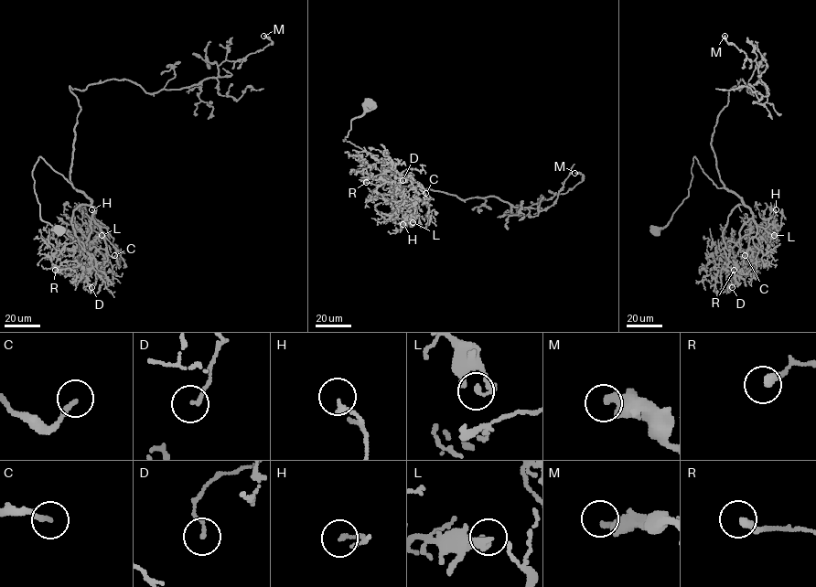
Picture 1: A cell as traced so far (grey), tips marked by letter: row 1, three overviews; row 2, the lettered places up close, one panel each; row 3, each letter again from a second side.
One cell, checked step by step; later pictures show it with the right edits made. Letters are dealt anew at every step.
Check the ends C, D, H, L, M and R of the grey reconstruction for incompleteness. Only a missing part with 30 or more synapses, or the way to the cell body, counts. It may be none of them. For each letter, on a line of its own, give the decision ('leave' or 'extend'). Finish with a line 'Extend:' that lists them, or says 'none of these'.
C: leave
D: leave
H: leave
L: leave
M: leave
R: leave
Extend: none of these

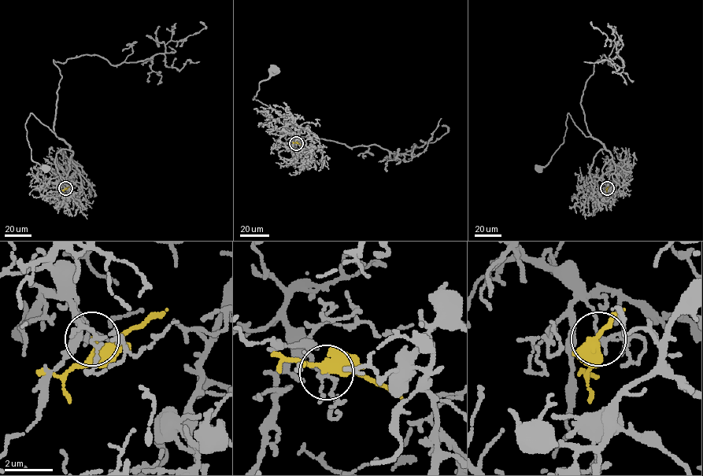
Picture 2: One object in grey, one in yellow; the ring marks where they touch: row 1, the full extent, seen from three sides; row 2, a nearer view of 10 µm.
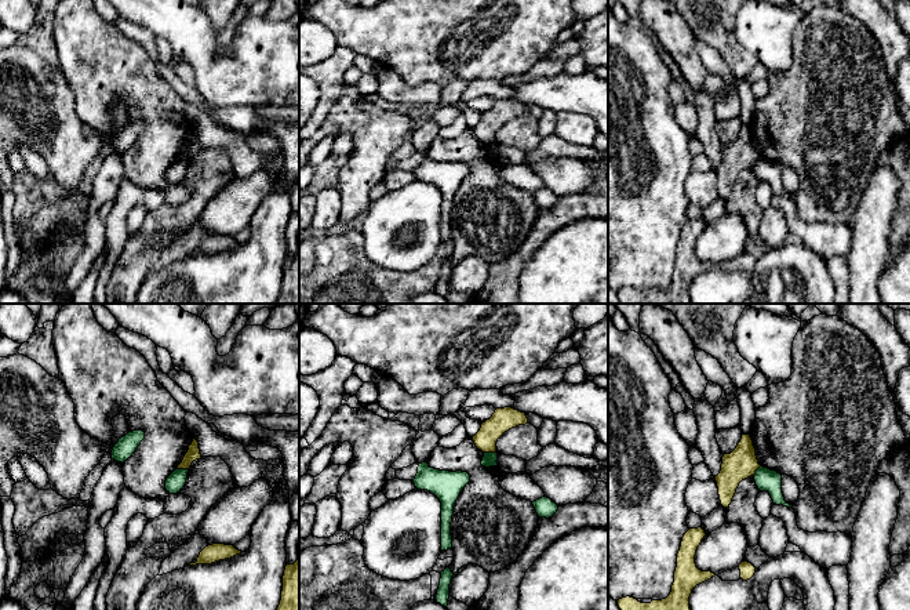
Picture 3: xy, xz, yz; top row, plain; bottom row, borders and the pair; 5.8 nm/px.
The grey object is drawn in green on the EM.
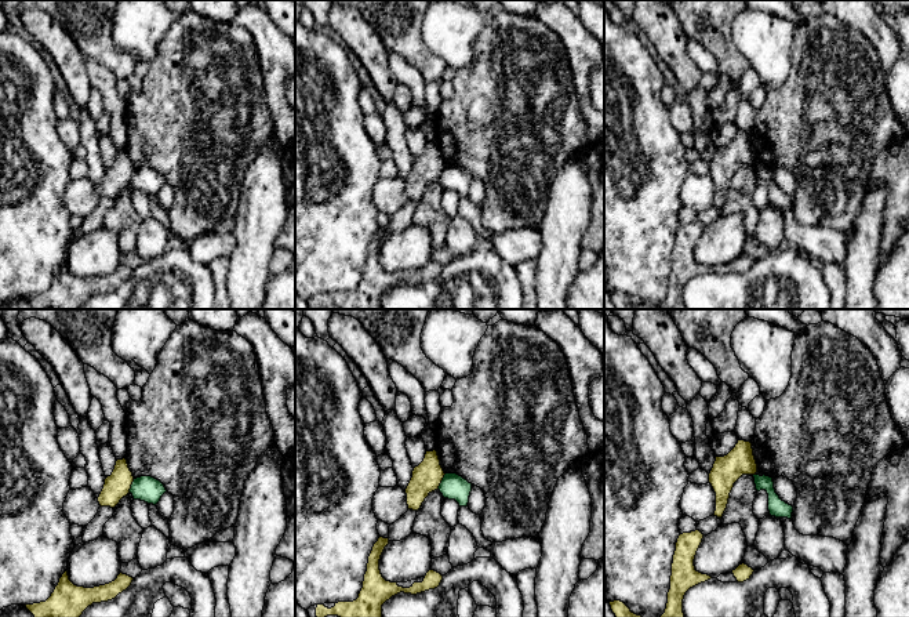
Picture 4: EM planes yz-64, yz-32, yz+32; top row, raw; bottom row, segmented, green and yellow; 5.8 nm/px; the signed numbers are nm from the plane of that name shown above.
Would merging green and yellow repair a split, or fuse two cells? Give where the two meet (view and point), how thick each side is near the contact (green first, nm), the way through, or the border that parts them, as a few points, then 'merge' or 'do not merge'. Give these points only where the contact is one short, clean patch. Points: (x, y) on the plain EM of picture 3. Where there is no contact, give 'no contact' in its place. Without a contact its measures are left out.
contact xy (182, 160); calibres 100 and 80 nm; border xy (177, 159), (188, 160); do not merge

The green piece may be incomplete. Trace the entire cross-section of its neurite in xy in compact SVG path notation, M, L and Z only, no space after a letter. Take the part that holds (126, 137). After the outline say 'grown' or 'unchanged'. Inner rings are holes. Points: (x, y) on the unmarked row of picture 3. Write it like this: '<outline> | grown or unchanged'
M141 120L128 123L114 135L110 144L112 150L123 155L135 144L136 138L141 135L143 130L145 130L145 123Z | unchanged

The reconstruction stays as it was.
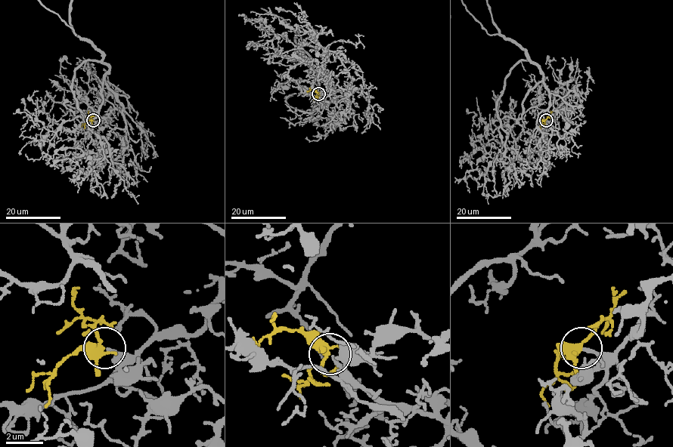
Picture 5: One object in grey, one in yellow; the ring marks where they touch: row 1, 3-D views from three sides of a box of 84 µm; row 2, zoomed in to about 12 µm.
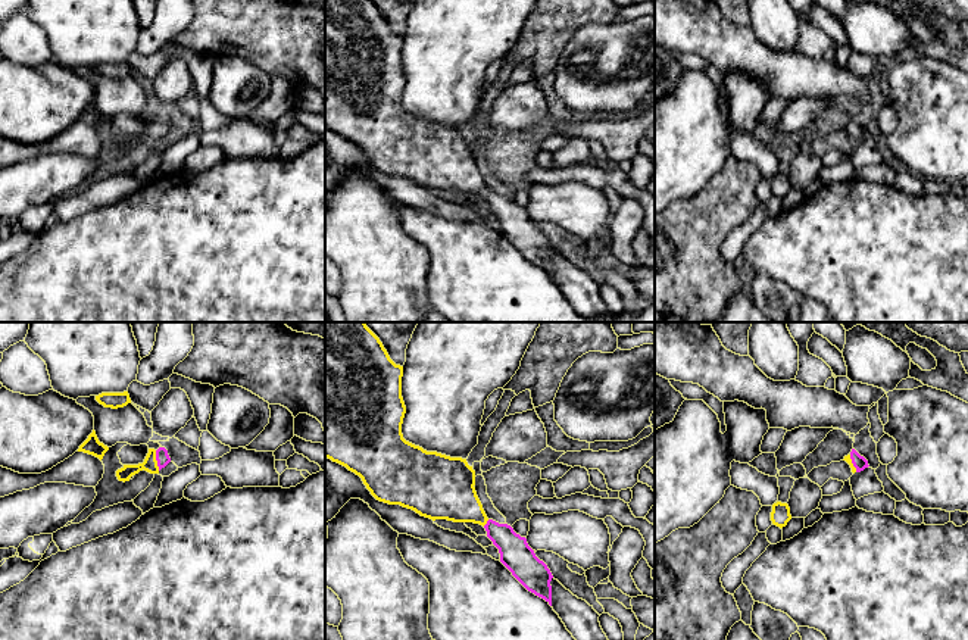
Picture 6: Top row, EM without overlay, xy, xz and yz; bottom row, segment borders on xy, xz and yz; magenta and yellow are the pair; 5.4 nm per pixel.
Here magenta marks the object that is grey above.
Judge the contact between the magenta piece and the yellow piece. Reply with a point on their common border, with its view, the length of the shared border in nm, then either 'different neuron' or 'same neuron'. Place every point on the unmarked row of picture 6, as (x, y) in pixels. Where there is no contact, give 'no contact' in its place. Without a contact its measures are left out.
meets magenta in xy at (156, 130); contact 110 nm long; same neuron

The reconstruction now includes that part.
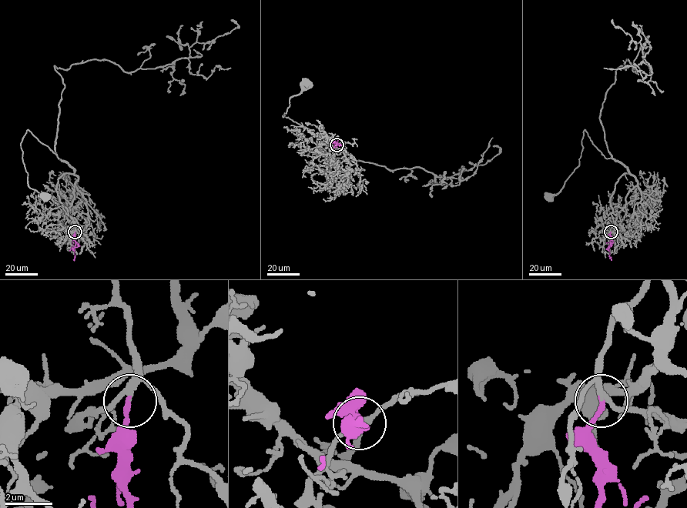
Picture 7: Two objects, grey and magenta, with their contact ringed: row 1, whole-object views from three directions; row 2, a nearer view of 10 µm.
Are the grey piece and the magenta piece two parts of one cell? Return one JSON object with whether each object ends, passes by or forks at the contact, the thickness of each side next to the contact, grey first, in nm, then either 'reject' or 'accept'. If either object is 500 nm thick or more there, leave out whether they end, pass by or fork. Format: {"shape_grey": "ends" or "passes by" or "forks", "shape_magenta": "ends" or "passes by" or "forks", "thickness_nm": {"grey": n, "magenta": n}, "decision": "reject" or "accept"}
{"shape_grey": "forks", "shape_magenta": "ends", "thickness_nm": {"grey": 160, "magenta": 200}, "decision": "accept"}

